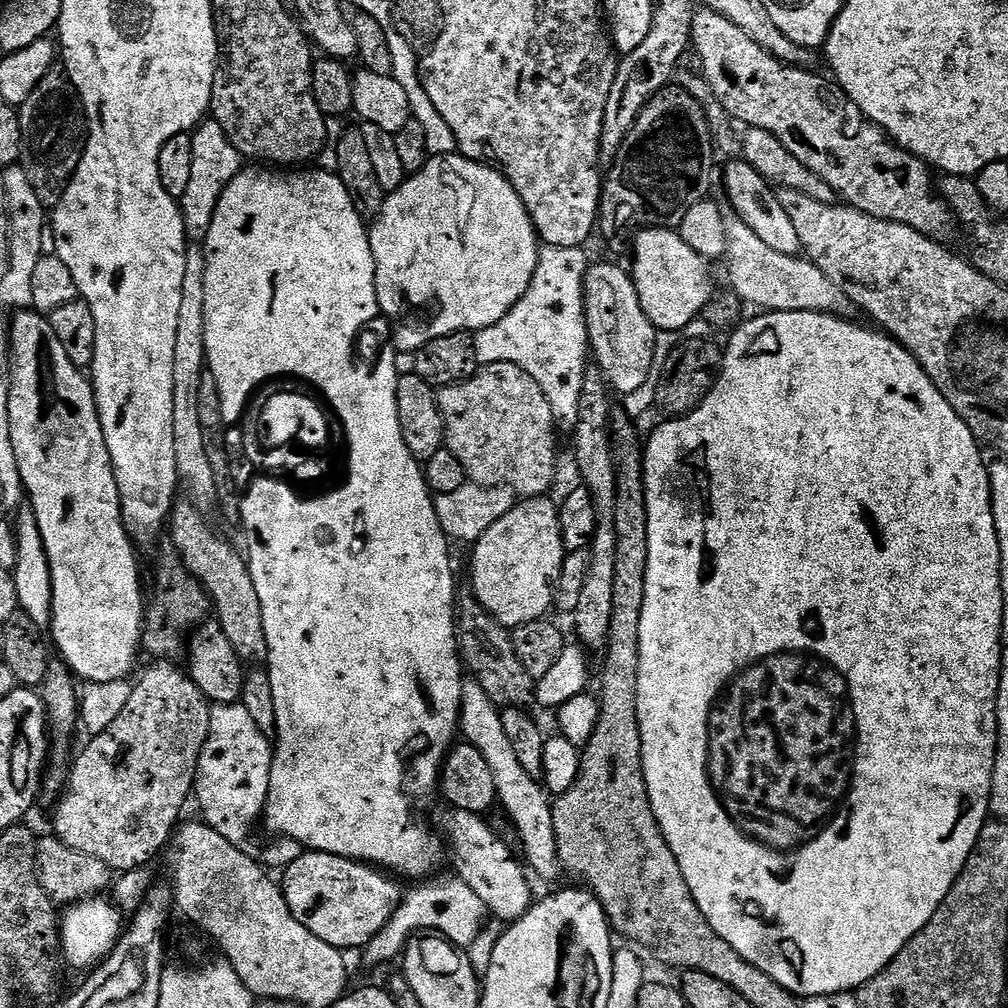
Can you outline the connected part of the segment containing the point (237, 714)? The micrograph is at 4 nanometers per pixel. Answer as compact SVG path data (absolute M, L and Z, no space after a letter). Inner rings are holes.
M217 704L210 714L210 734L206 738L194 789L203 823L209 824L226 842L247 845L256 824L261 823L270 790L273 741L250 719L243 704Z

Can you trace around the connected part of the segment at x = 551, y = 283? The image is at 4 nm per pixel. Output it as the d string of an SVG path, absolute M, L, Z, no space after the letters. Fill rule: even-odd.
M544 244L540 249L538 266L526 294L494 326L475 333L476 359L481 365L506 362L522 366L546 394L546 402L552 407L552 419L564 430L571 430L578 422L578 397L582 394L584 370L590 362L590 345L588 343L588 323L584 317L584 279L590 267L590 259L583 247L567 248Z

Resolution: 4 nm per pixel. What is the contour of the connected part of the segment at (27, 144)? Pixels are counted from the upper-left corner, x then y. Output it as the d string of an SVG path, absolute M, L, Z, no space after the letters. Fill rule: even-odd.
M53 66L34 86L34 90L26 98L26 102L19 105L20 125L22 126L22 154L20 159L34 194L38 196L45 210L54 210L60 204L62 194L68 189L68 183L78 170L80 159L84 153L84 145L88 139L88 121L82 111L82 105L76 95L76 87L68 79L63 67Z

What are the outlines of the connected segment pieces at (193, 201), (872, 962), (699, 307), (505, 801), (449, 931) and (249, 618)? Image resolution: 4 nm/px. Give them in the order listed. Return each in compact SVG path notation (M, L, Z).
M204 122L191 133L194 146L194 163L190 165L190 182L186 185L186 194L182 194L179 206L184 216L184 230L189 241L200 242L208 234L208 227L214 218L214 210L218 206L218 198L222 198L222 190L242 171L242 157L226 138L222 126L215 122Z
M764 312L764 313L763 313L763 314L756 314L756 317L754 317L754 318L753 318L753 320L751 320L751 318L748 318L748 319L745 319L745 320L744 320L744 321L743 321L743 323L741 323L741 324L740 324L740 325L739 325L739 327L737 327L737 328L736 328L736 329L735 329L735 331L733 331L733 332L732 332L732 333L731 333L731 335L729 335L729 336L732 336L732 335L733 335L733 336L732 336L732 337L730 337L730 338L729 338L729 340L728 340L728 348L727 348L727 344L726 344L726 347L725 347L725 348L724 348L724 349L723 349L723 352L722 352L722 367L721 367L721 370L720 370L720 374L719 374L719 376L717 376L717 378L716 378L716 382L715 382L715 384L713 384L713 386L712 386L712 388L711 388L711 390L710 390L710 391L708 391L708 396L707 396L707 398L705 398L705 400L704 400L704 401L702 401L702 403L701 403L701 404L700 404L700 407L698 407L698 408L695 408L695 410L693 410L693 411L692 411L692 412L690 412L690 413L688 413L688 415L687 415L687 416L685 416L685 417L683 417L683 418L668 418L668 419L665 419L665 420L664 420L664 421L663 421L663 422L664 422L664 423L665 423L665 424L660 424L660 425L658 425L658 426L657 426L657 428L656 428L656 429L654 429L654 430L653 430L653 432L652 432L652 444L650 444L650 442L648 442L648 443L645 443L645 444L644 444L644 489L645 489L645 490L646 490L646 510L647 510L647 511L648 511L648 561L647 561L647 562L646 562L646 602L645 602L645 603L644 603L644 605L643 605L643 606L642 606L642 630L641 630L641 631L640 631L640 665L639 665L639 666L638 666L638 722L639 722L639 723L640 723L640 733L641 733L641 734L642 734L642 762L643 762L643 763L644 763L644 773L645 773L645 774L646 774L646 786L647 786L647 787L648 787L648 793L649 793L649 794L650 794L650 802L651 802L651 803L652 803L652 809L653 809L653 810L654 810L654 814L655 814L655 815L656 815L656 817L657 817L657 818L658 818L658 826L659 826L659 827L660 827L660 829L661 829L661 830L662 830L662 834L663 834L663 835L664 835L664 837L665 837L665 838L666 838L666 842L667 842L667 843L668 843L668 845L669 845L669 846L670 846L670 850L671 850L671 851L672 851L672 853L673 853L673 854L674 854L674 858L678 858L678 866L682 866L682 874L683 874L683 875L684 875L684 877L685 877L685 878L686 878L686 886L690 886L690 894L694 894L694 902L695 902L695 903L696 903L696 905L697 905L697 906L698 906L698 910L702 910L702 914L703 914L703 915L704 915L704 917L705 917L705 918L706 918L706 922L710 922L710 926L714 926L714 930L715 930L715 931L716 931L716 932L717 932L717 933L718 933L718 935L720 935L720 936L721 936L721 937L722 937L722 938L726 938L726 942L730 942L730 946L734 946L734 950L738 950L738 954L742 954L742 958L746 958L746 962L750 962L750 963L751 963L751 964L753 964L753 965L754 965L754 966L758 966L758 970L763 970L763 972L764 972L764 973L765 973L765 974L770 974L770 978L774 978L774 982L778 982L778 986L782 986L782 987L783 987L783 988L785 988L785 989L786 989L786 990L790 990L790 991L791 991L791 992L792 992L792 993L794 993L794 995L796 995L796 997L798 997L798 998L807 998L807 997L810 997L810 996L829 996L829 995L830 995L830 994L838 994L838 993L839 993L839 992L851 992L851 993L855 993L855 992L856 992L856 991L857 991L857 990L858 990L858 989L859 989L859 988L860 988L860 987L861 987L861 986L863 986L863 985L864 985L864 984L865 984L865 983L866 983L866 982L870 982L870 981L871 981L871 980L872 980L872 979L873 979L873 978L875 978L875 977L876 977L876 975L878 975L878 974L879 974L879 972L881 972L881 971L882 971L882 969L883 969L883 968L885 968L885 967L886 967L886 965L888 965L888 963L890 963L890 961L891 961L891 960L893 960L893 958L895 958L895 957L896 957L896 955L898 955L898 953L900 953L900 951L901 951L901 950L903 950L903 949L904 949L904 947L905 947L905 946L907 946L907 945L908 945L908 944L909 944L909 943L910 943L910 941L912 941L912 939L914 939L914 937L916 937L916 936L917 936L917 934L919 934L919 932L921 932L921 931L922 931L922 930L923 930L923 929L924 929L924 927L925 927L925 926L926 926L926 922L930 922L930 918L934 918L934 914L935 914L935 913L936 913L936 911L937 911L937 910L938 910L938 906L942 906L942 902L943 902L943 901L944 901L944 899L945 899L945 898L946 898L946 894L950 894L950 886L954 886L954 882L955 882L955 881L956 881L956 879L957 879L957 878L958 878L958 874L962 874L962 870L963 870L963 869L964 869L964 867L965 867L965 866L966 866L966 862L967 862L967 861L968 861L968 859L969 859L969 858L970 858L970 854L971 854L971 853L972 853L972 852L973 852L973 851L974 851L974 850L975 850L975 848L976 848L976 843L977 843L977 842L978 842L978 834L982 834L982 830L983 830L983 829L984 829L984 826L985 826L985 824L987 824L987 823L988 823L988 821L989 821L989 819L990 819L990 809L991 809L991 807L992 807L992 779L993 779L993 778L994 778L994 766L995 766L995 765L996 765L996 735L997 735L997 734L998 734L998 714L997 714L997 713L996 713L996 703L997 703L997 702L998 702L998 690L999 690L999 689L1000 689L1000 671L1001 671L1001 670L1002 670L1002 658L1003 658L1003 657L1004 657L1004 656L1005 656L1005 655L1006 655L1006 648L1003 648L1003 646L1002 646L1002 645L1000 645L1000 643L1002 643L1002 642L1003 642L1003 640L1004 640L1004 636L1003 636L1003 632L1004 632L1004 604L1006 604L1006 598L1005 598L1005 596L1004 596L1004 595L1003 595L1003 594L1002 594L1002 578L1001 578L1001 577L1000 577L1000 547L999 547L999 546L998 546L998 530L997 530L997 529L996 529L996 527L995 527L995 526L994 526L994 514L993 514L993 513L992 513L992 491L991 491L991 490L990 490L990 482L989 482L989 481L988 481L988 464L987 464L987 463L986 463L986 459L985 459L985 460L984 460L984 456L983 456L983 454L984 454L984 455L985 455L985 453L984 453L984 452L983 452L983 451L982 451L982 445L981 445L981 443L980 443L980 441L978 441L978 440L976 440L976 439L975 439L975 438L974 438L974 434L973 434L973 433L972 433L972 431L971 431L971 430L970 430L970 426L966 426L966 422L962 422L962 418L958 418L958 414L957 414L957 413L956 413L956 412L955 412L955 411L954 411L954 410L953 410L953 408L952 408L952 407L951 407L951 406L950 406L950 402L946 402L946 398L942 398L942 394L941 394L941 393L940 393L940 391L939 391L939 390L938 390L938 386L934 386L934 382L930 382L930 378L929 378L929 377L928 377L928 375L927 375L927 374L926 374L926 370L922 370L922 366L921 366L921 365L920 365L920 364L919 364L919 363L918 363L918 361L916 361L916 360L915 360L915 358L914 358L914 357L912 357L912 355L910 355L910 354L909 354L909 353L908 353L908 351L906 351L906 349L904 349L904 347L902 347L902 346L901 346L901 345L900 345L900 344L899 344L899 343L898 343L898 341L897 341L897 340L893 340L893 339L892 339L892 337L891 337L891 336L889 336L889 335L887 335L887 334L885 334L885 333L884 333L884 332L883 332L883 331L880 331L880 330L877 330L877 329L876 329L876 328L875 328L875 327L872 327L872 328L873 328L873 329L872 329L872 328L863 328L863 326L862 326L862 325L860 325L860 324L852 324L852 323L856 323L856 322L853 322L853 321L852 321L852 320L851 320L851 319L848 319L848 318L845 318L845 317L842 317L842 316L832 316L832 315L831 315L831 314L829 314L829 312Z
M646 228L639 233L636 245L632 248L632 268L630 275L636 283L638 298L642 302L642 310L646 318L661 333L676 332L684 328L692 319L699 317L707 304L712 301L714 289L712 289L712 276L708 273L709 261L702 259L686 242L682 242L679 231L671 228Z
M465 683L464 697L460 699L459 735L467 743L473 744L482 754L482 758L486 758L490 774L494 774L499 807L502 806L508 811L508 816L512 819L517 834L520 835L520 844L524 847L523 859L527 867L533 873L536 871L542 879L552 880L556 875L561 875L562 869L556 853L550 796L535 777L522 770L522 765L518 763L510 741L506 738L506 730L502 730L500 713L501 709L488 697L486 690L482 690L480 684Z
M451 879L444 880L441 884L425 883L423 886L413 887L416 888L413 892L405 891L400 906L390 918L390 922L386 922L386 926L382 926L380 933L369 944L364 945L362 955L365 962L388 964L395 956L397 959L398 953L414 934L423 932L439 934L449 944L455 944L457 948L466 950L471 968L476 976L483 979L489 973L495 946L504 938L505 925L503 921L493 919L483 930L484 919L489 919L490 916L486 902L482 902L482 898L478 898L478 894L474 894L474 890L470 890L470 886L466 886L463 880Z
M191 502L177 503L170 513L170 532L172 528L171 547L175 548L180 561L186 566L186 570L198 583L203 584L208 591L208 598L212 601L214 619L222 626L222 634L234 646L238 658L248 666L260 666L268 659L268 647L266 646L266 630L262 626L262 602L258 602L258 590L254 590L252 575L248 569L247 559L240 556L208 525L208 520L203 511Z

